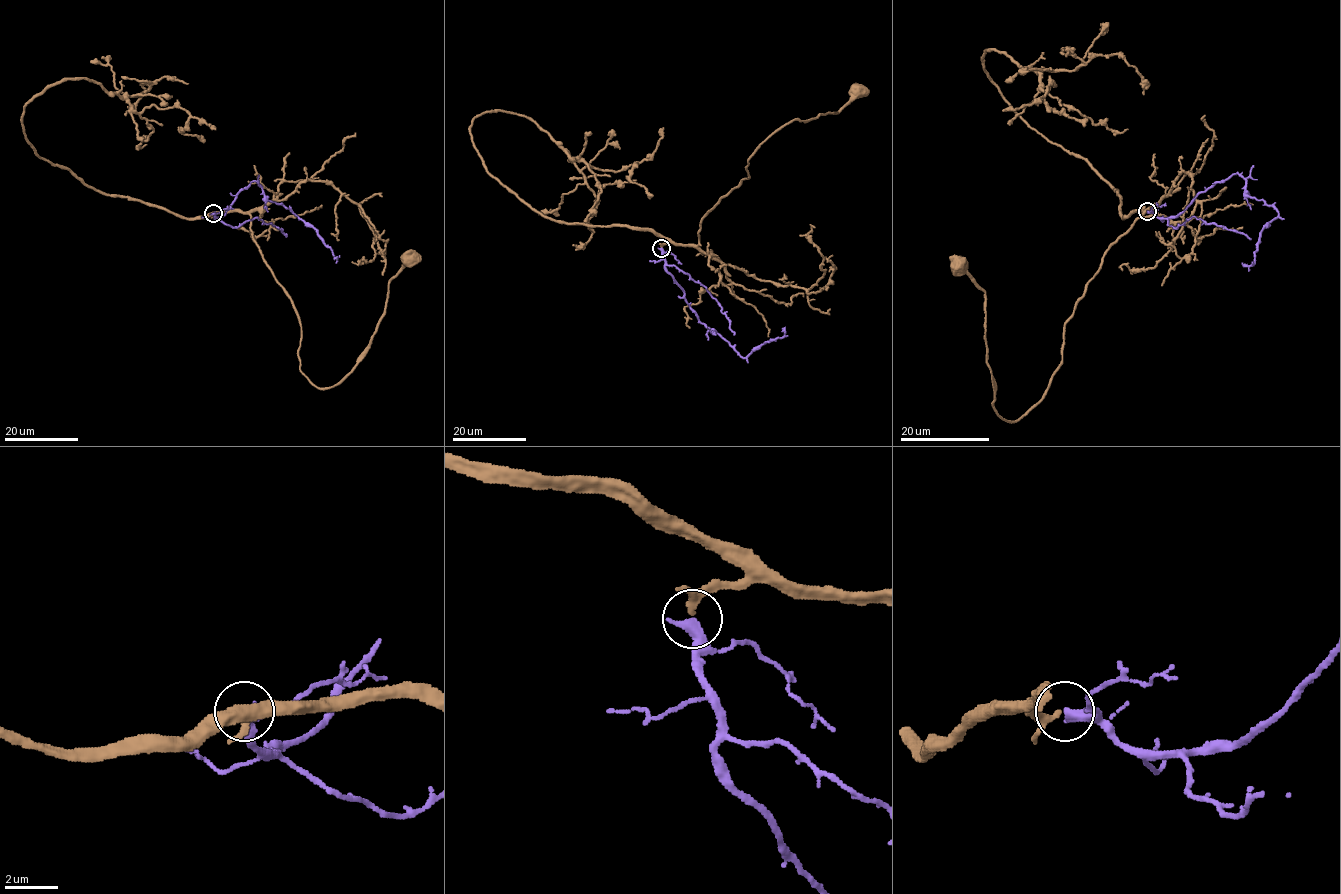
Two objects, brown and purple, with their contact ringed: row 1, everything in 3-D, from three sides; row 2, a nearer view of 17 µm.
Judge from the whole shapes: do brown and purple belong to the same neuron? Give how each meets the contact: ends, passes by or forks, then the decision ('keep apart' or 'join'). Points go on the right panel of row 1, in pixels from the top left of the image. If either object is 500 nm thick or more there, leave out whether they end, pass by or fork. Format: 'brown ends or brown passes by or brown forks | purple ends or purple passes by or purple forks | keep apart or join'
brown passes by | purple ends | join

